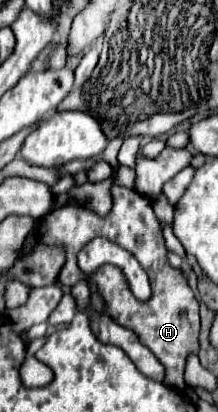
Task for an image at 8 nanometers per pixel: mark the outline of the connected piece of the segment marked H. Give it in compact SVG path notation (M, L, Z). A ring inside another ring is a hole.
M112 186L112 210L108 216L100 217L96 212L88 210L86 206L62 206L50 214L46 214L38 228L40 240L56 240L58 244L64 244L66 248L66 264L62 266L62 272L58 276L58 282L62 286L74 286L80 280L86 280L88 284L95 285L105 301L106 314L118 322L124 328L130 328L138 334L140 342L150 348L156 358L164 364L166 376L164 384L168 388L184 390L184 368L190 354L198 354L200 344L200 315L199 304L186 284L186 278L180 270L170 268L166 260L166 246L160 232L160 224L154 216L152 202L138 194L132 188ZM96 236L110 238L124 250L128 250L146 270L150 276L152 296L146 302L137 300L128 288L126 279L121 270L110 264L96 270L91 276L87 276L76 264L76 254L80 248Z

